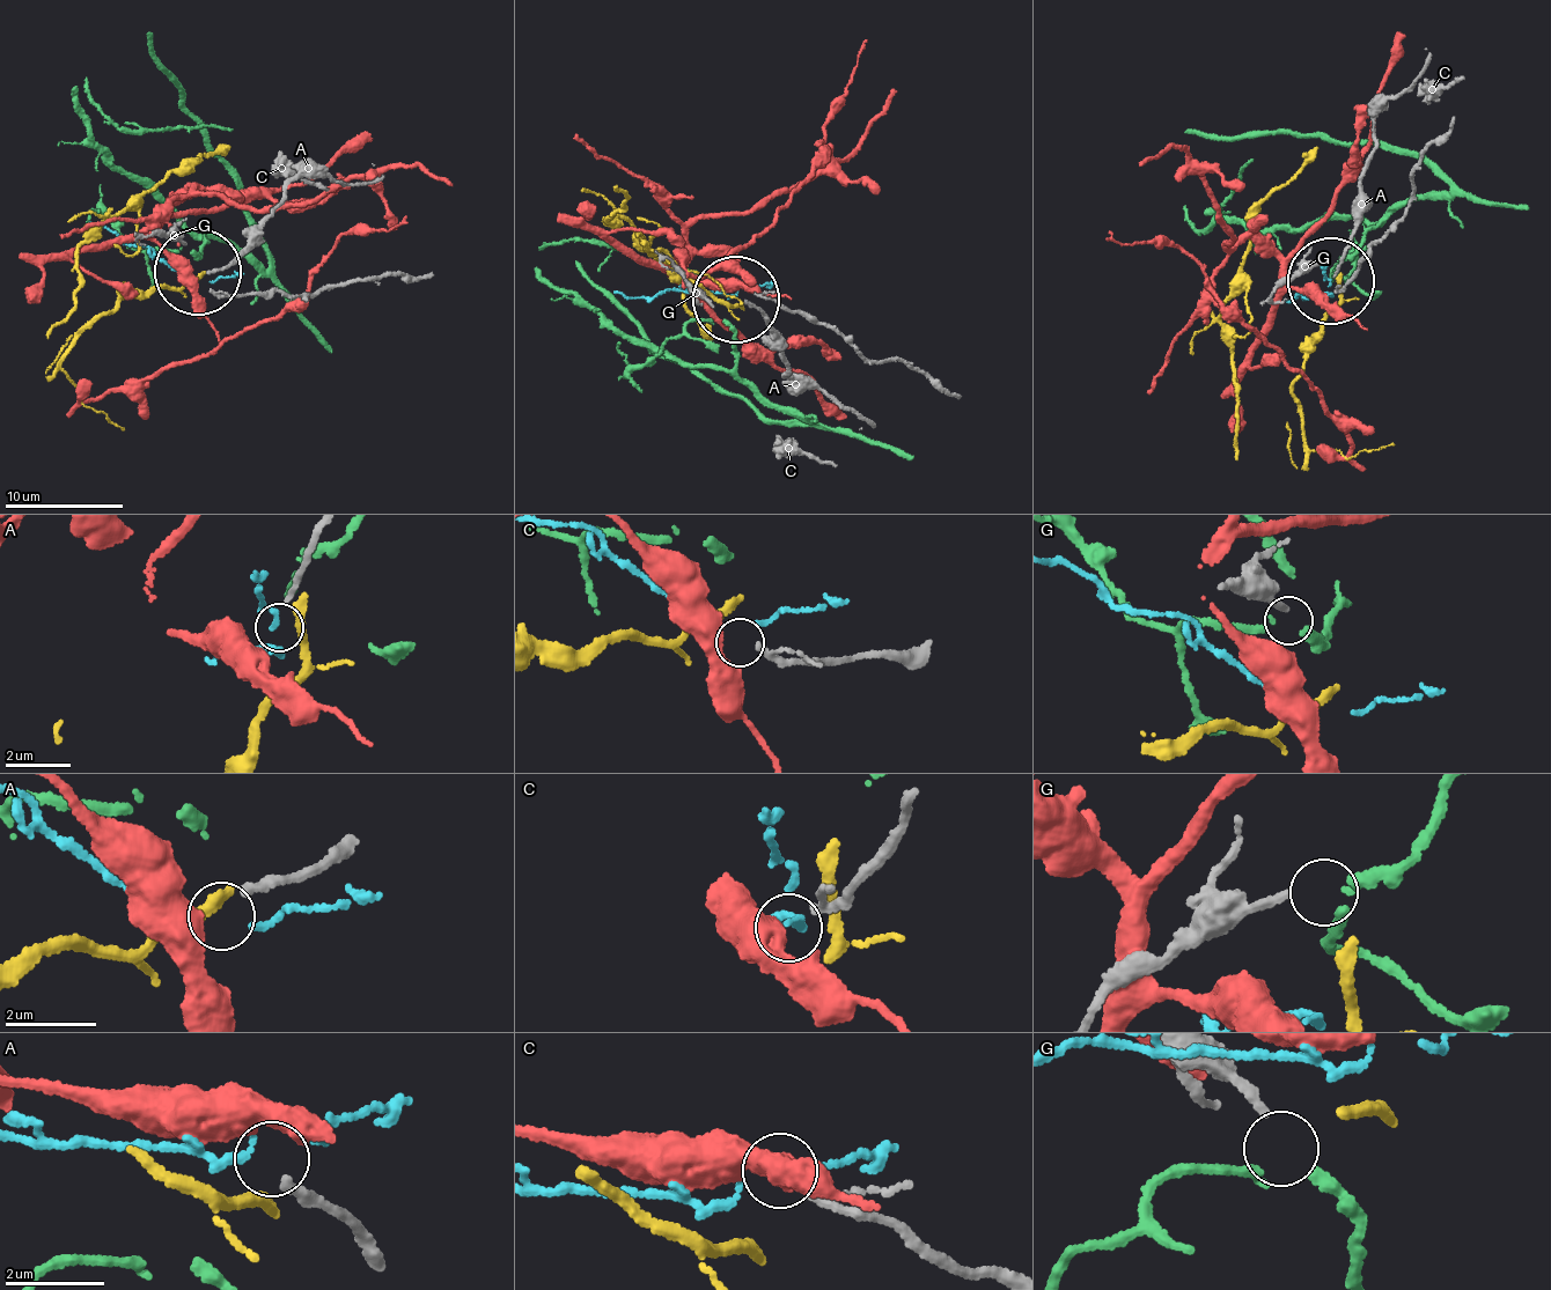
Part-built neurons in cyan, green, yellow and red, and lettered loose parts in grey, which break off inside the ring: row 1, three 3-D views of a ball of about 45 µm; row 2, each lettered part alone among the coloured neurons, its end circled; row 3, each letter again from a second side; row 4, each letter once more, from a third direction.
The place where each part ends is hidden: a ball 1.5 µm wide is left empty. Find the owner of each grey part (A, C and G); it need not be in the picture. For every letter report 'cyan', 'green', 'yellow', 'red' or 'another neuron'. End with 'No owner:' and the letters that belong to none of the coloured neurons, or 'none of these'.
A: another neuron
C: another neuron
G: green
No owner: A, C

